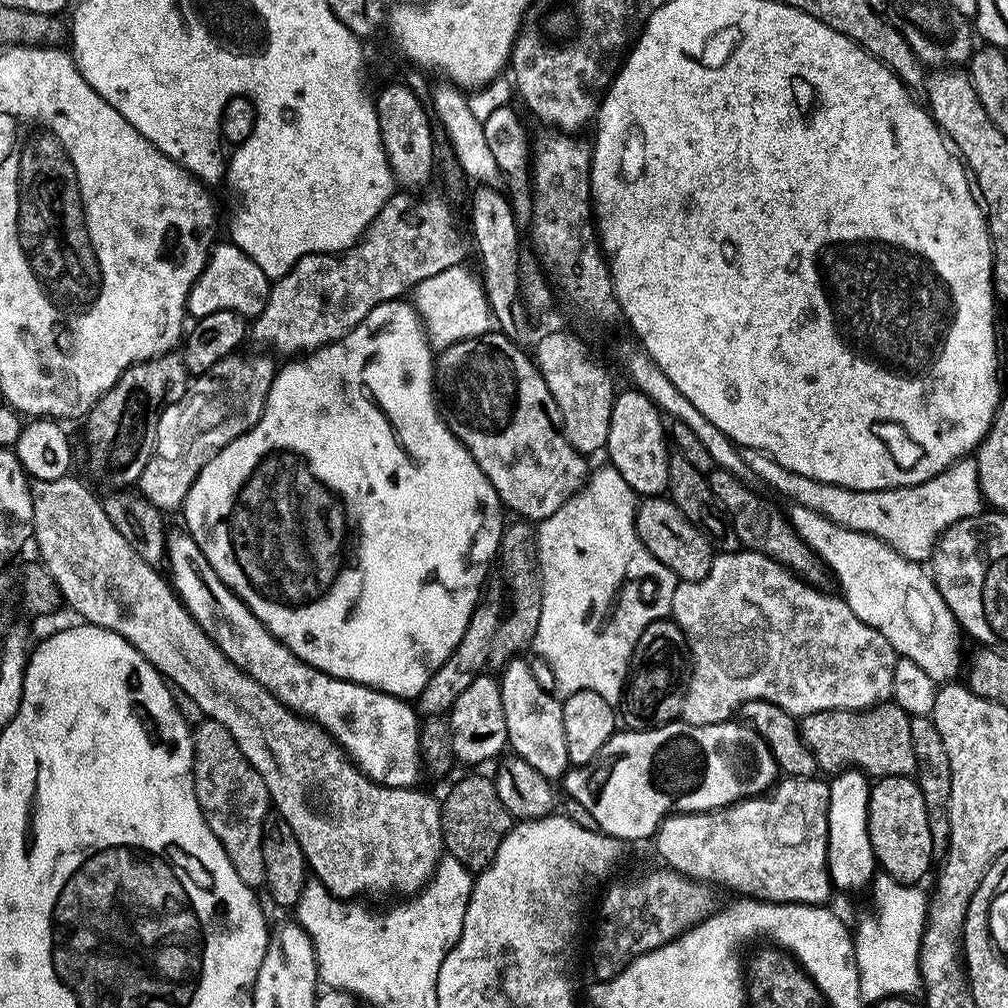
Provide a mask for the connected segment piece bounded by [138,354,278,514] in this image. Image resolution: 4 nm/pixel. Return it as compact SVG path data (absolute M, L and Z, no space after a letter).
M235 354L228 356L222 361L216 362L213 370L206 376L199 377L198 381L189 387L188 393L177 404L169 403L161 414L160 421L156 424L154 435L157 438L156 452L150 458L146 470L142 474L138 485L139 495L149 500L155 508L159 508L161 513L169 514L175 510L183 509L186 498L194 486L194 482L202 474L202 470L212 459L230 442L242 438L264 416L266 402L269 400L277 365L262 356L254 358L242 358L242 355Z

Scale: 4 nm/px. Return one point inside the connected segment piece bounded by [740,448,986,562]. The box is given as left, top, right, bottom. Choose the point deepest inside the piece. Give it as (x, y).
(910, 520)

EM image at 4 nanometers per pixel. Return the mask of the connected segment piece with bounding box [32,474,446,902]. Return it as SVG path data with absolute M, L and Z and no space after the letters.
M69 474L58 478L58 482L42 482L35 481L32 484L32 501L34 502L34 544L40 547L40 556L43 567L48 569L52 579L56 581L57 588L60 589L60 595L65 605L69 604L78 615L84 620L89 620L96 628L101 628L101 633L111 634L113 637L130 642L130 646L134 646L145 656L145 658L153 664L160 672L160 675L165 680L171 682L177 689L181 688L202 711L205 712L207 719L214 724L226 726L226 730L230 730L230 734L238 742L238 746L242 750L242 754L250 762L250 766L254 766L254 770L258 770L258 774L262 774L262 782L266 782L266 790L268 791L271 803L274 805L275 811L284 819L290 826L290 830L294 830L294 838L298 838L298 842L304 851L304 859L308 861L311 871L315 877L324 883L337 898L345 901L355 901L363 892L368 894L384 894L386 892L397 892L400 898L412 898L424 891L432 877L439 867L442 857L445 855L446 849L444 846L444 826L442 818L442 804L439 799L435 800L432 796L427 796L424 792L415 792L412 788L404 788L408 786L396 786L400 788L387 788L384 784L375 784L372 781L371 775L365 774L360 765L344 751L344 747L338 743L334 737L326 731L325 728L320 728L313 720L306 720L303 716L287 708L281 700L274 698L274 694L270 690L266 690L258 682L254 682L254 678L246 675L240 667L230 658L226 658L226 654L222 654L219 646L212 643L212 640L200 628L198 622L184 607L183 602L173 591L173 585L167 579L164 580L156 573L157 569L151 564L147 564L141 556L136 552L135 543L123 532L119 532L114 526L114 522L106 514L104 509L104 500L101 497L96 497L86 485L80 480L75 480L75 475Z

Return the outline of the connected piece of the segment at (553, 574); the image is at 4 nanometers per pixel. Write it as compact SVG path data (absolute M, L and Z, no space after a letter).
M605 466L605 468L600 468L597 472L595 469L591 473L584 490L570 502L566 502L566 506L562 506L562 510L558 510L558 514L554 514L554 518L545 520L539 525L540 574L544 586L544 601L542 602L541 625L538 626L534 648L535 651L540 651L541 658L552 667L552 672L556 675L556 684L564 691L564 694L593 692L594 694L602 694L602 698L606 698L606 702L610 702L614 706L619 705L624 698L626 685L630 679L632 659L636 657L636 647L642 634L646 634L646 630L654 622L667 620L672 615L678 579L675 573L663 565L643 544L636 529L637 509L638 497L633 488L626 482L626 478L622 478L622 474L618 474L616 468Z

